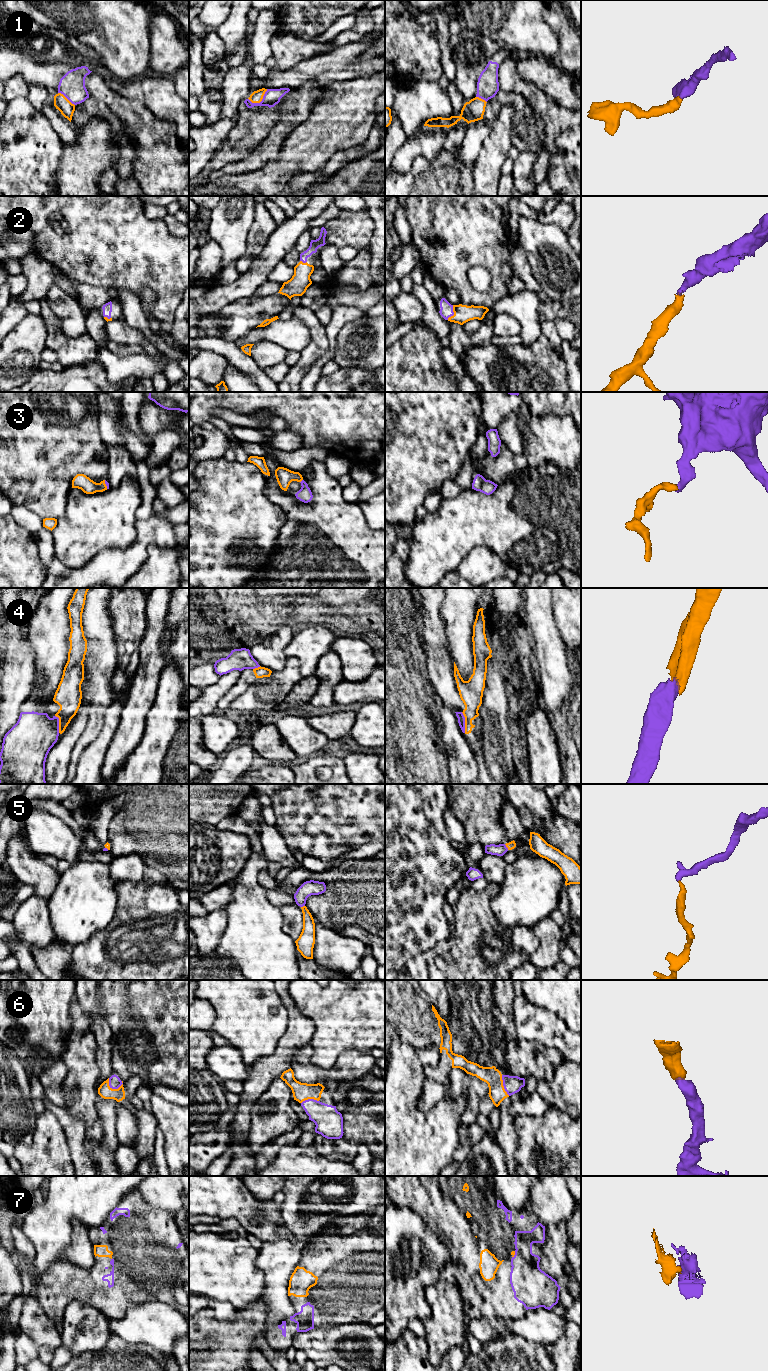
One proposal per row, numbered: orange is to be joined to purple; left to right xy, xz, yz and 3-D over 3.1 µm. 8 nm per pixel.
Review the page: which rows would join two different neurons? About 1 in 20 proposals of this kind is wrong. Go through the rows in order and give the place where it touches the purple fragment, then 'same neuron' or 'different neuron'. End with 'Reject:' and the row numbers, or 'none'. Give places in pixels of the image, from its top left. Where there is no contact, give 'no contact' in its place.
1: contact xz (261, 101); same neuron
2: contact yz (453, 313); same neuron
3: contact xz (301, 481); same neuron
4: contact yz (464, 722); different neuron
5: contact yz (506, 847); same neuron
6: contact xy (116, 1088); same neuron
7: contact yz (515, 1254); same neuron
Reject: 4

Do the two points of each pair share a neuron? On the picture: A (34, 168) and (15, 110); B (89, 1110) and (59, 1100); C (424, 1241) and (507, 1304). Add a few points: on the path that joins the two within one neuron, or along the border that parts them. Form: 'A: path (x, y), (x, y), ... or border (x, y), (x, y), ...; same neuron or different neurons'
A: path (27, 154), (27, 136), (23, 132), (22, 124); same neuron
B: border (65, 1078), (62, 1090), (66, 1106); different neurons
C: border (441, 1239), (447, 1248), (451, 1261); different neurons

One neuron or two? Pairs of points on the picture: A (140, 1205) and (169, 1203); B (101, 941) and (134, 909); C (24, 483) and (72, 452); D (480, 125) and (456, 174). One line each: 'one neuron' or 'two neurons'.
A: two neurons
B: one neuron
C: one neuron
D: two neurons

